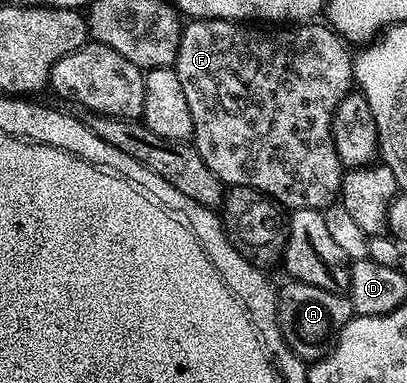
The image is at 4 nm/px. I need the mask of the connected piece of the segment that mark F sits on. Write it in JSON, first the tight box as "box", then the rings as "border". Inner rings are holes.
{"box":[175,18,354,211],"border":[[[195,18],[184,23],[175,63],[179,84],[183,84],[183,93],[187,96],[187,108],[191,108],[191,120],[193,121],[191,142],[196,146],[199,156],[205,161],[207,168],[211,168],[211,172],[215,172],[215,176],[219,176],[222,184],[228,184],[230,187],[250,186],[251,189],[261,193],[258,195],[264,196],[290,211],[324,211],[338,201],[341,192],[343,167],[335,152],[333,113],[336,111],[337,105],[354,89],[354,55],[336,30],[325,24],[316,26],[317,24],[316,21],[310,20],[304,24],[290,25],[288,28],[258,28],[256,25],[231,18]]]}

